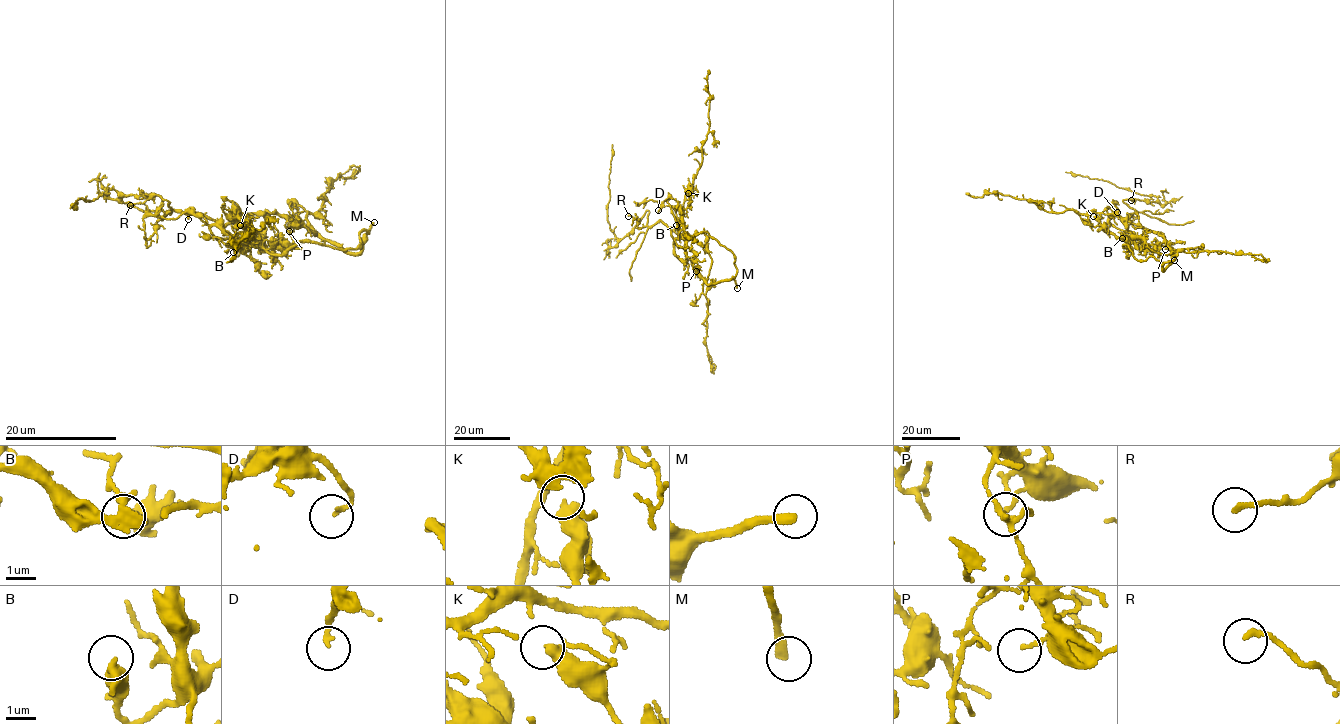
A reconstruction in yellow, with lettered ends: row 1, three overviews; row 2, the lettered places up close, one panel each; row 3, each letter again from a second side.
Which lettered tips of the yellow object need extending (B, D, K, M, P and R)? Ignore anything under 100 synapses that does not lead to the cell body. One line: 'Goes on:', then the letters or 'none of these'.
Goes on: M

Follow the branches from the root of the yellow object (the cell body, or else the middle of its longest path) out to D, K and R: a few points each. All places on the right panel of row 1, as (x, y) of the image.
D: (1134, 227), (1144, 231), (1125, 238), (1110, 233), (1106, 225), (1107, 209), (1116, 207), (1117, 212)
K: (1134, 227), (1143, 228), (1144, 231), (1136, 237), (1115, 237), (1093, 216)
R: (1134, 227), (1127, 214), (1136, 211), (1122, 201), (1131, 200)

